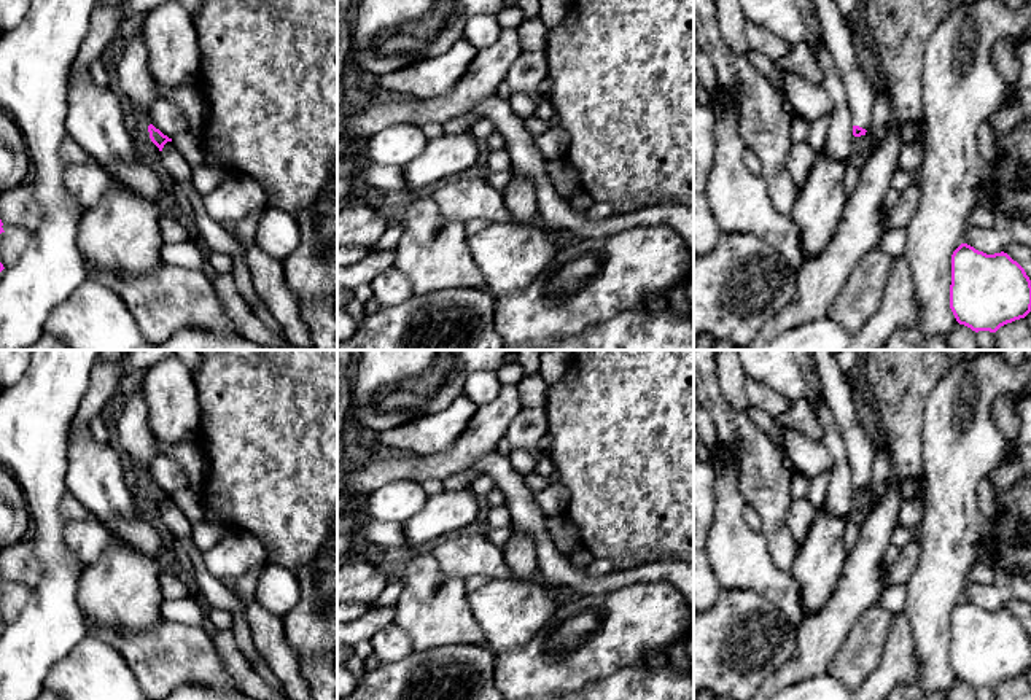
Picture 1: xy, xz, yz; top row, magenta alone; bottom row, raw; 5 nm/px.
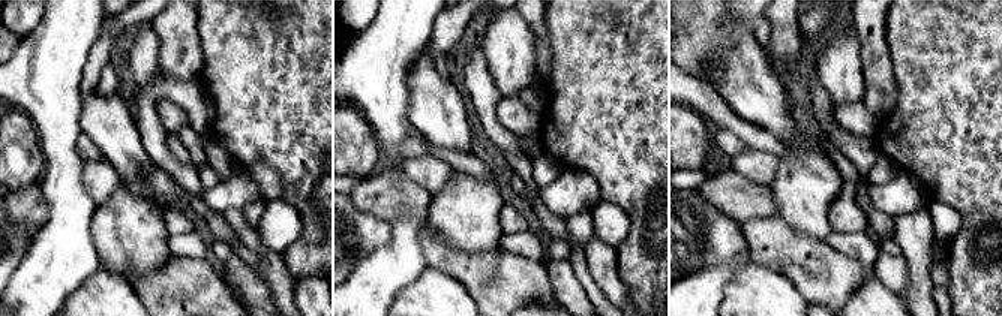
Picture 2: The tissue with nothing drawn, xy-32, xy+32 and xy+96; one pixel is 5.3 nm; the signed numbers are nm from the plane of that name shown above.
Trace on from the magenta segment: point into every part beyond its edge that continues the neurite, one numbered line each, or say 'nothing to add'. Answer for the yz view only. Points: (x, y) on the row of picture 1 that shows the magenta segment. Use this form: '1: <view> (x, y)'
1: yz (837, 37)

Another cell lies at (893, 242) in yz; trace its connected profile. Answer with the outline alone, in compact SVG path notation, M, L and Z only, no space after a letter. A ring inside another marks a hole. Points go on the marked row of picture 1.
M886 229L875 248L891 255L894 259L902 258L907 245L905 229Z

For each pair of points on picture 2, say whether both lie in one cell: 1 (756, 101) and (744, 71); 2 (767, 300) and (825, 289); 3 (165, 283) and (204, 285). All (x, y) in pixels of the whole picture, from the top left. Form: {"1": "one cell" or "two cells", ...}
{"1": "one cell", "2": "two cells", "3": "one cell"}

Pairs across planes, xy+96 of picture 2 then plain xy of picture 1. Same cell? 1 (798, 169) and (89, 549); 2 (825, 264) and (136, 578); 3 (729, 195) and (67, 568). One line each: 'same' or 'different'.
1: different
2: different
3: different

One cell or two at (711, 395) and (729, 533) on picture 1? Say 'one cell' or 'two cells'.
two cells

